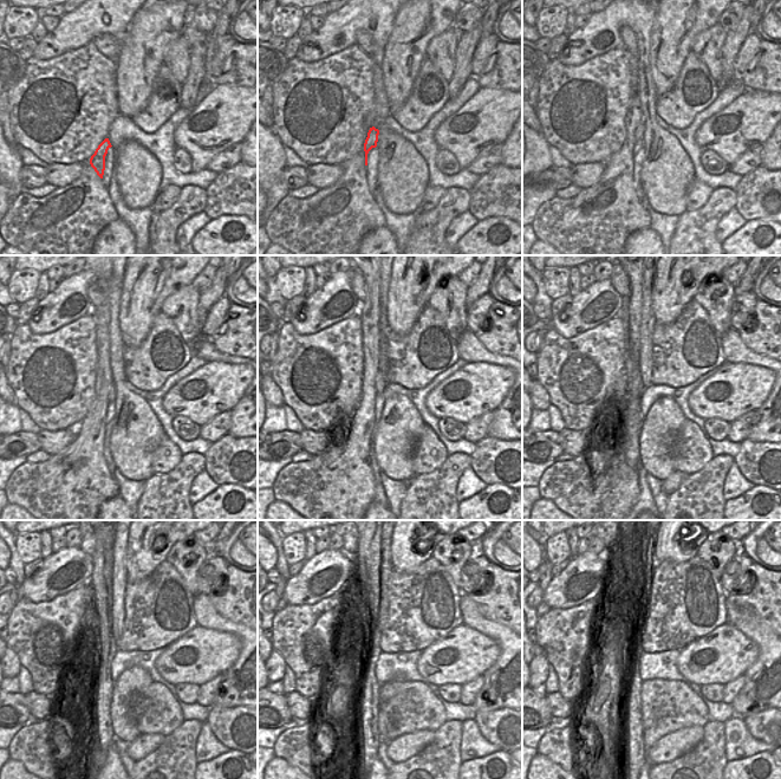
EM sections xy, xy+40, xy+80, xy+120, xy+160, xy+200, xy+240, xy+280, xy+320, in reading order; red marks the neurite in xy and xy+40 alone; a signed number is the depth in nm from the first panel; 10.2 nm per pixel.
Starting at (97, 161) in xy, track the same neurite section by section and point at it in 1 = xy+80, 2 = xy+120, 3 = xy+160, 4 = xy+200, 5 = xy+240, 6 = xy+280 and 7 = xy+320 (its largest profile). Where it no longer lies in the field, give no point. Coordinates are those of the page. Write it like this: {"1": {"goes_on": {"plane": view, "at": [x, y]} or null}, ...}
{"1": {"goes_on": {"plane": "xy+80", "at": [639, 131]}}, "2": {"goes_on": {"plane": "xy+120", "at": [111, 393]}}, "3": {"goes_on": {"plane": "xy+160", "at": [381, 383]}}, "4": {"goes_on": {"plane": "xy+200", "at": [648, 318]}}, "5": {"goes_on": {"plane": "xy+240", "at": [119, 579]}}, "6": {"goes_on": {"plane": "xy+280", "at": [385, 569]}}, "7": {"goes_on": {"plane": "xy+320", "at": [653, 552]}}}

